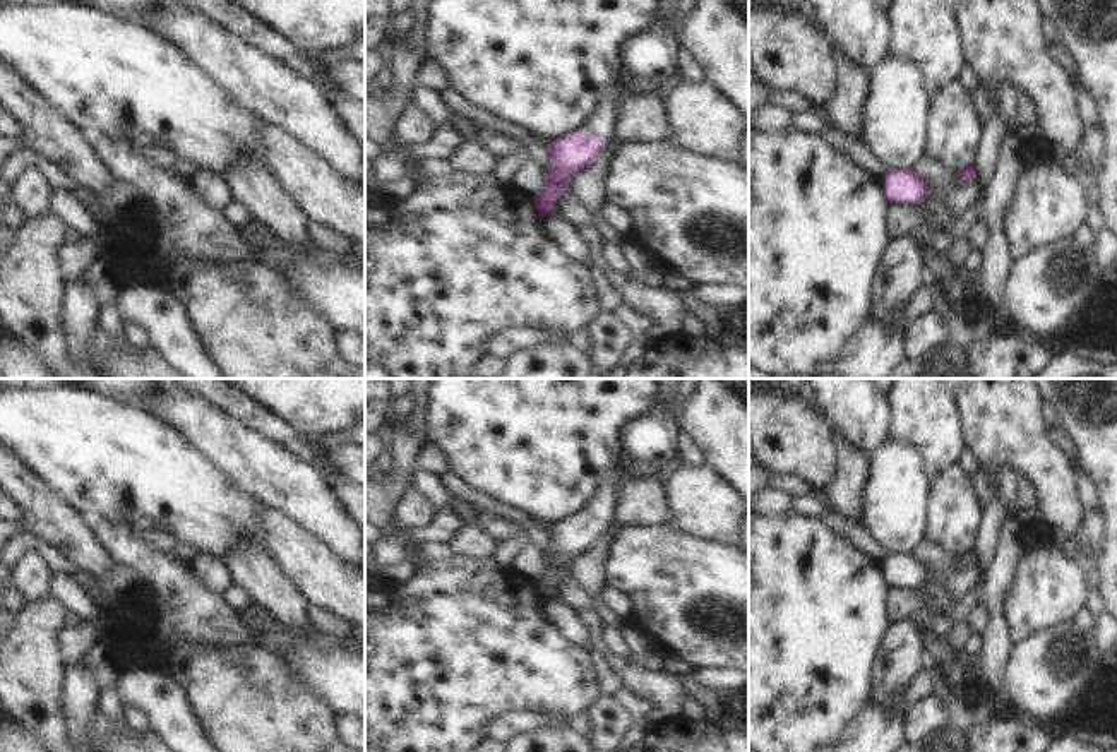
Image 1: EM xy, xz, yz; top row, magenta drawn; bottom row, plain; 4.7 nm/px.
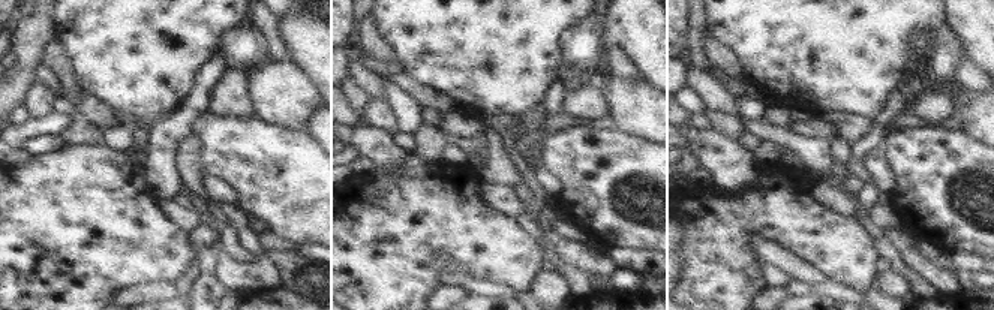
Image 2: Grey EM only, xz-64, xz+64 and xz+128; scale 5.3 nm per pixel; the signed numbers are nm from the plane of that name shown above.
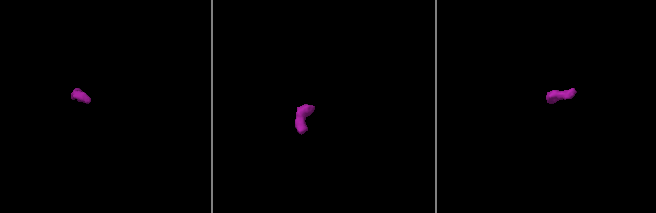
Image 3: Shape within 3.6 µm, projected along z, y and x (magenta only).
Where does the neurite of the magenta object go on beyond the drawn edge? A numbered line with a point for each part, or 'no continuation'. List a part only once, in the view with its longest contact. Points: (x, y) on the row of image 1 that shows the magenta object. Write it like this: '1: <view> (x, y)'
1: xz (602, 122)

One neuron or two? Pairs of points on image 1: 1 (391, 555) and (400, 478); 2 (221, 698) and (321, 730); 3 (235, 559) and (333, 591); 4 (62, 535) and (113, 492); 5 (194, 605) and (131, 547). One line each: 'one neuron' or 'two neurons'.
1: two neurons
2: one neuron
3: two neurons
4: two neurons
5: one neuron

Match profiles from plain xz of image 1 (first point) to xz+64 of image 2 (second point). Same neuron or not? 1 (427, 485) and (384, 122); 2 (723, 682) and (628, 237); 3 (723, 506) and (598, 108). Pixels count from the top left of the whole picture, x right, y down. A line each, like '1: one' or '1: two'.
1: two
2: two
3: two

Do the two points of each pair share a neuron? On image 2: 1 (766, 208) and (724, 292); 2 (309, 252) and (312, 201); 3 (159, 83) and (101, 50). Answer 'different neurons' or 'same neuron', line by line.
1: same neuron
2: different neurons
3: same neuron

